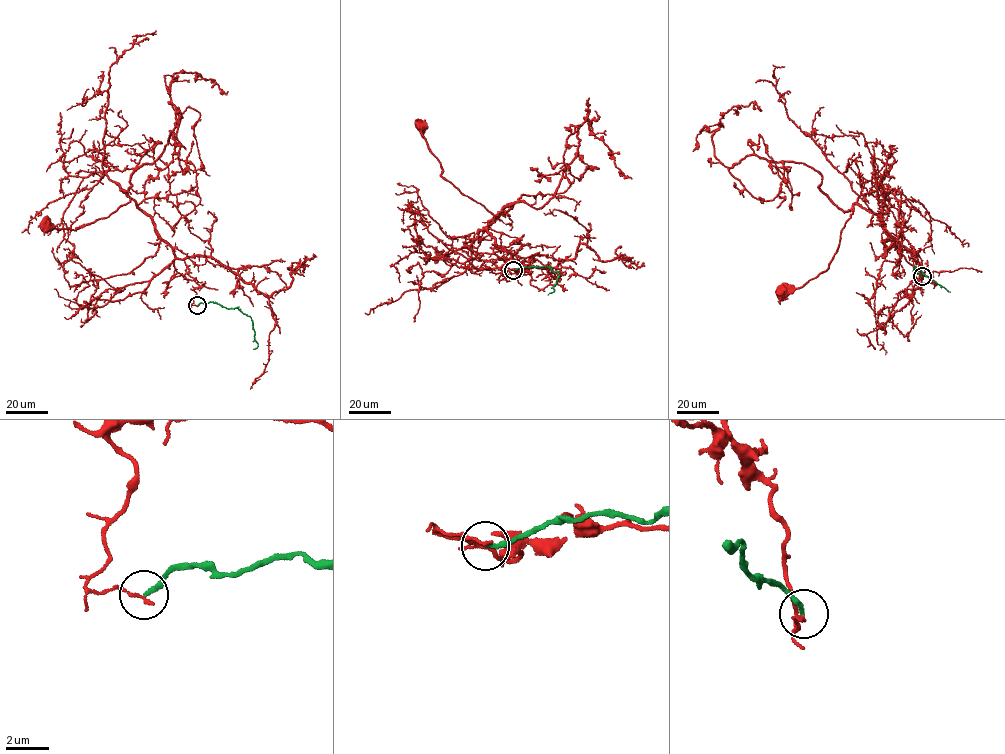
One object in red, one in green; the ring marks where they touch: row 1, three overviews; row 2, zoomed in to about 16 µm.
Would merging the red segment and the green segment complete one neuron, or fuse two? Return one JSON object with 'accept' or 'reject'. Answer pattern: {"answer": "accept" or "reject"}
{"answer": "reject"}

